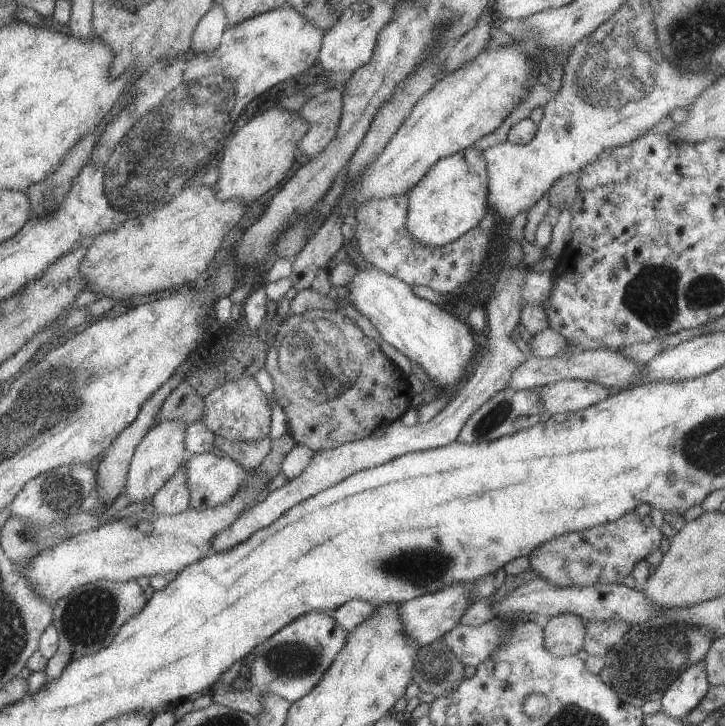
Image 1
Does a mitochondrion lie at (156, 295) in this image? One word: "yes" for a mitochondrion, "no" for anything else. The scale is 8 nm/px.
no

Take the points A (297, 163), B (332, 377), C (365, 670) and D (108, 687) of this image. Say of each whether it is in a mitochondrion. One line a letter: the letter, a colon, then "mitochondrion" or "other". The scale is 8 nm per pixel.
A: other
B: mitochondrion
C: other
D: other

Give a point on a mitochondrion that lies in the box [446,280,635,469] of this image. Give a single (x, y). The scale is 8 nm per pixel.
(492, 420)

